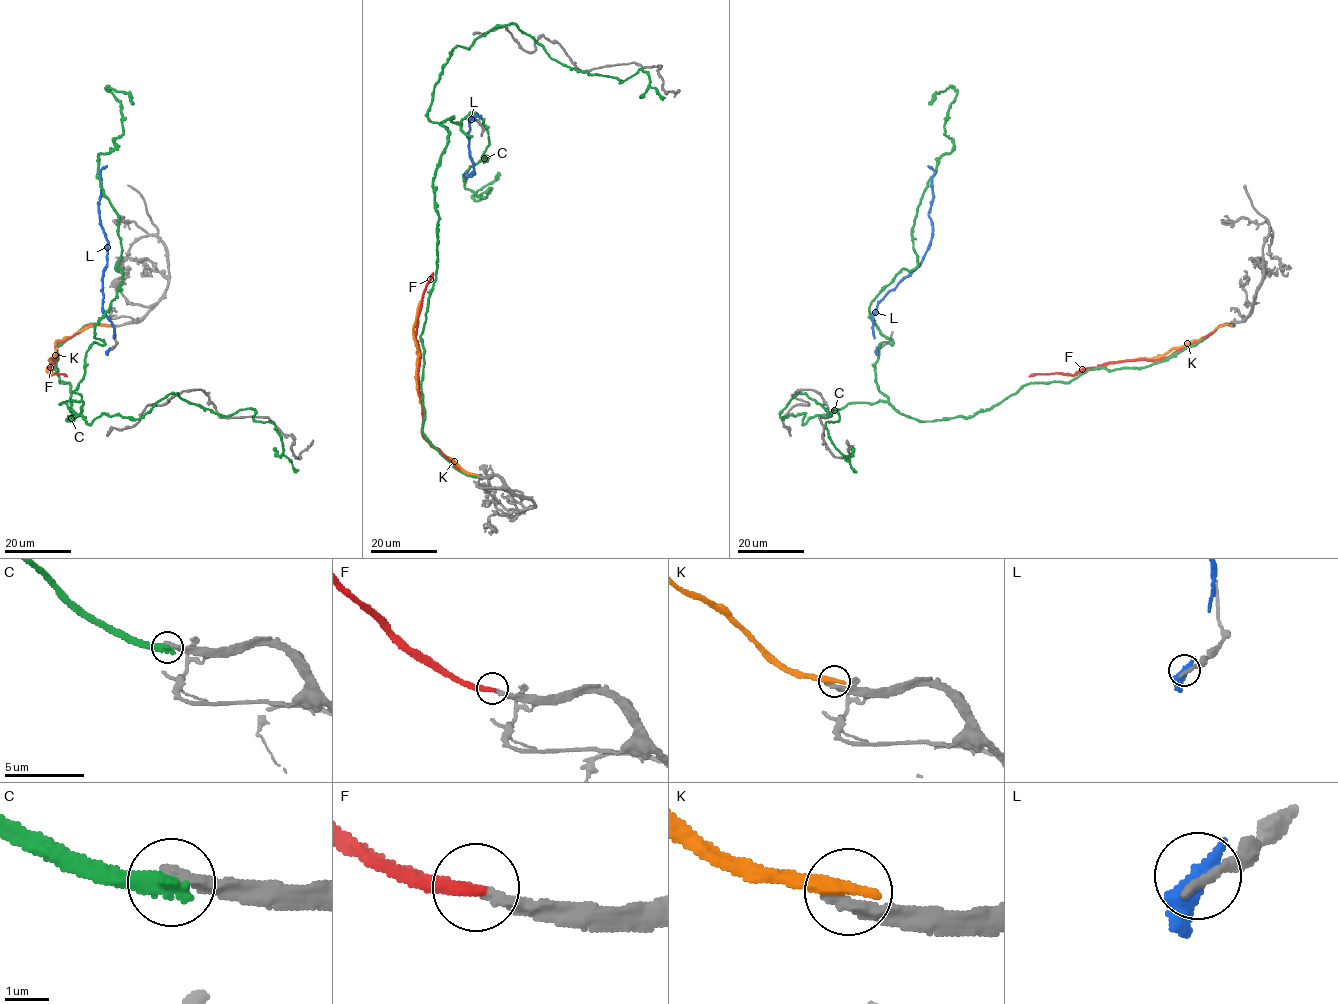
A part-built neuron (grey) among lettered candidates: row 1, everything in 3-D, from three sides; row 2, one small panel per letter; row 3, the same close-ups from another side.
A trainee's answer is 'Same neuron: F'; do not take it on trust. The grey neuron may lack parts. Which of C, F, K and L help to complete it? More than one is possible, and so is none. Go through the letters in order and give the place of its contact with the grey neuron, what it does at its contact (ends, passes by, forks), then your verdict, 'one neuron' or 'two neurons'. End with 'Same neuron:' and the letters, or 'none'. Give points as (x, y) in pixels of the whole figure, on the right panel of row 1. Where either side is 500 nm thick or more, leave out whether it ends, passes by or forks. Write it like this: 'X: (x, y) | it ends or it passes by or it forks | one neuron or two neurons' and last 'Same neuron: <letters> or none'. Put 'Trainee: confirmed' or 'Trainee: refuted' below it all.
C: (1232, 325) | it ends | two neurons
F: (1231, 325) | it ends | one neuron
K: (1231, 325) | it ends | two neurons
L: (876, 350) | two neurons
Same neuron: F
Trainee: confirmed

